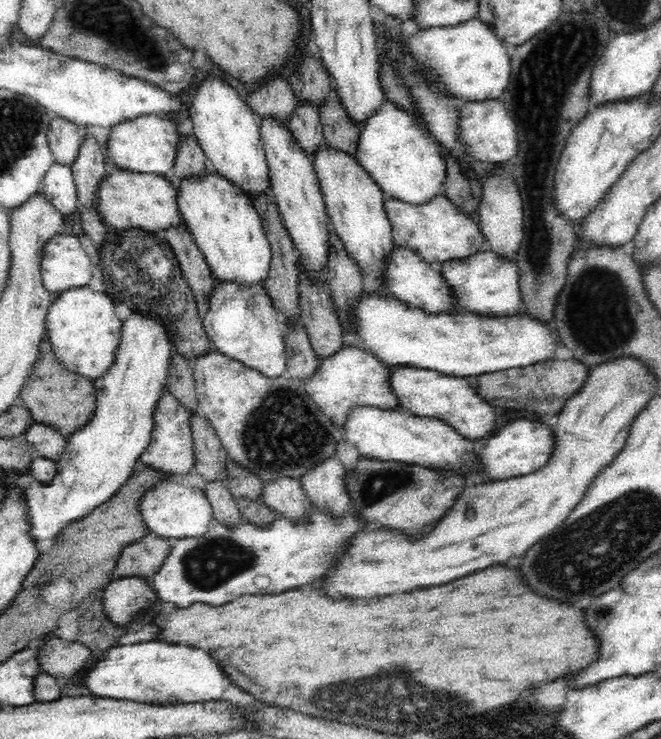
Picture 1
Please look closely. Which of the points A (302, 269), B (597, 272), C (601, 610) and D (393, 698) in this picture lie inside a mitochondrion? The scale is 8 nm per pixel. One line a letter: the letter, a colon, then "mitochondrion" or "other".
A: other
B: mitochondrion
C: mitochondrion
D: mitochondrion

